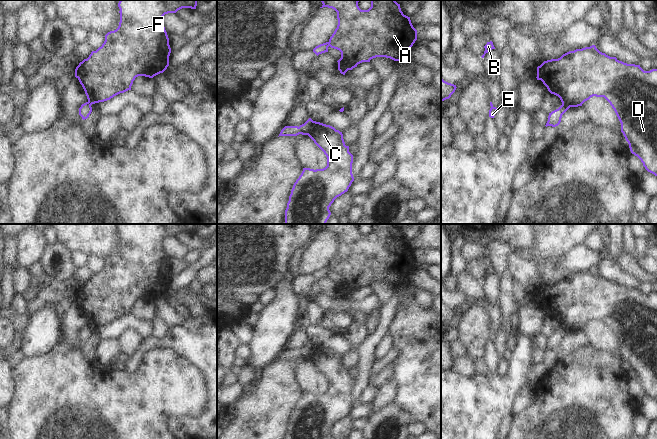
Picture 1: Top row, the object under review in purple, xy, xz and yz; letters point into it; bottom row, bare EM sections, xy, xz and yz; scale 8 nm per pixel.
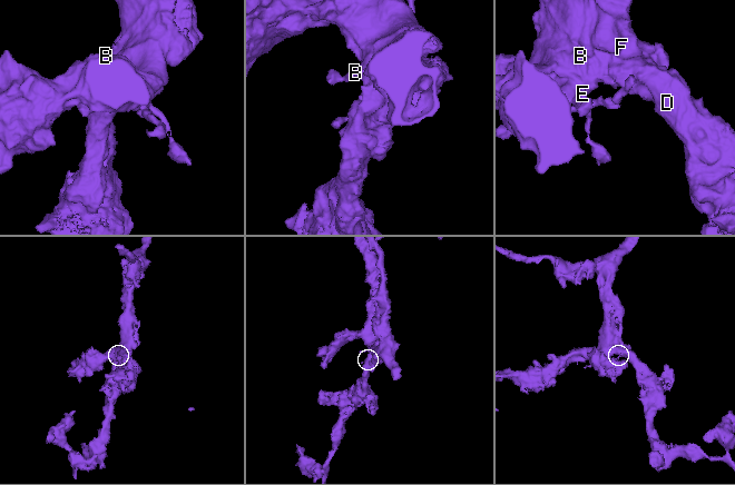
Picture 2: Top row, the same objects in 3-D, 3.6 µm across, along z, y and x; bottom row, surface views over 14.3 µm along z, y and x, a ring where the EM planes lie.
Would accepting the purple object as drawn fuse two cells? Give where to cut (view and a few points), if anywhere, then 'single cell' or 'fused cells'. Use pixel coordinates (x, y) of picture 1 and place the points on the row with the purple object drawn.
cut xz (313, 121), (312, 128), (307, 134); fused cells

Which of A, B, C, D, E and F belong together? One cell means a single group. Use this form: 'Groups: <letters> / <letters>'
Groups: A B C D F / E.

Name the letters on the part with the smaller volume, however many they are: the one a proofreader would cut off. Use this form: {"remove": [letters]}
{"remove": ["E"]}

